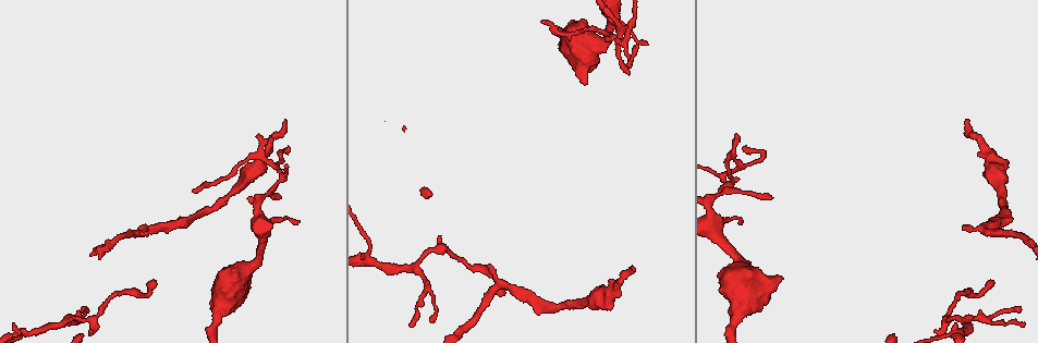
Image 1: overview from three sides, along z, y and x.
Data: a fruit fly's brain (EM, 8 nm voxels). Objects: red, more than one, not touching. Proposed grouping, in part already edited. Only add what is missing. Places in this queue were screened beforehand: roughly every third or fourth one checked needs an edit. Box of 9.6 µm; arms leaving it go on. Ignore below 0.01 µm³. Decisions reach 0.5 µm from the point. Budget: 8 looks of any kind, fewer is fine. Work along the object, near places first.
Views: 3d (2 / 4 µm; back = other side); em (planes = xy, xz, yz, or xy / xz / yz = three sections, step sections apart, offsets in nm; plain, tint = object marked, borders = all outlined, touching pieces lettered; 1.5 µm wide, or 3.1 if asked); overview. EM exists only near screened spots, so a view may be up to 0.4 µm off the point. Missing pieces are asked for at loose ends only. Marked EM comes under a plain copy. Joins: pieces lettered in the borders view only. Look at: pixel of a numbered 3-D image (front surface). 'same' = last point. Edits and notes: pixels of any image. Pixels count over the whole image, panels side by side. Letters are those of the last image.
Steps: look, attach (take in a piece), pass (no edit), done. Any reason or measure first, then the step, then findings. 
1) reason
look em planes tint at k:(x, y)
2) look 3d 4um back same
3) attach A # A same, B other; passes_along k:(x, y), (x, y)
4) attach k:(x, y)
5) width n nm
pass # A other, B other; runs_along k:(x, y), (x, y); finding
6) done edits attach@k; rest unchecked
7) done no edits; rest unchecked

thick end
look em planes borders at 1:(781, 279)

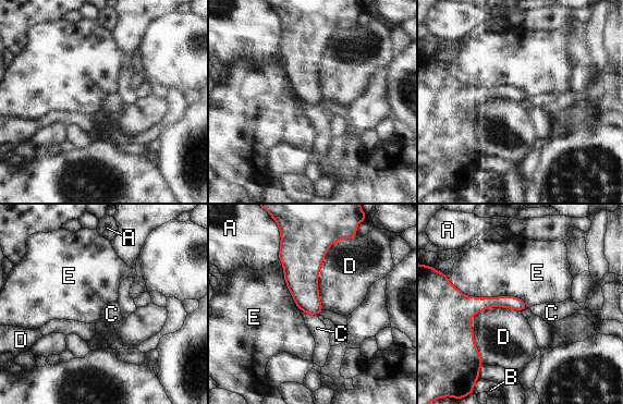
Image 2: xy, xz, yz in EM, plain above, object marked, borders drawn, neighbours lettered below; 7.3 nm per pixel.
pass # A other, B other, C other, D other, E other; border 2:(300, 308), (308, 314), (316, 315); no lettered piece goes on from it

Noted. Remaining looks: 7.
free end
look em planes borders at 1:(257, 136)

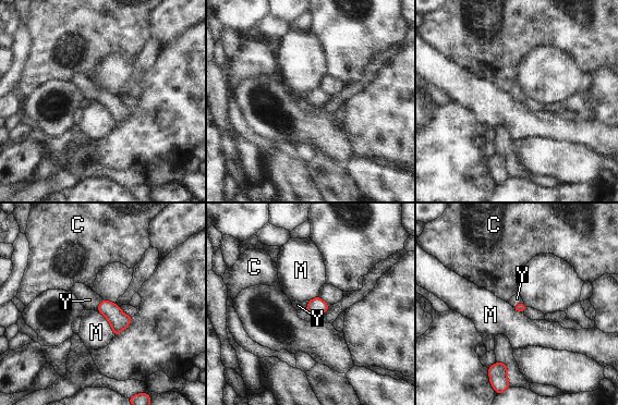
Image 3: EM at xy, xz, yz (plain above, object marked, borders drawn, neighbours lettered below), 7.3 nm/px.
attach Y # C other, M other, Y same; passes_along 3:(119, 321), (98, 305), (89, 299); the cell continues

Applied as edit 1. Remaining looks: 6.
branch stops here
look 3d 4um at 1:(633, 268)

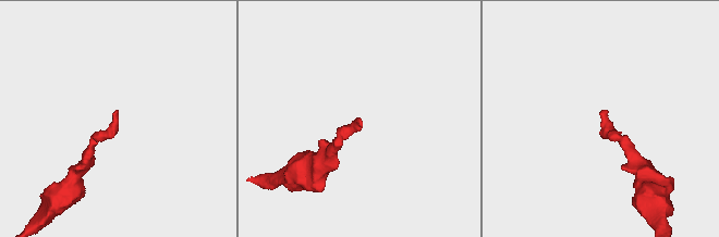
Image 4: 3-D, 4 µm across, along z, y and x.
now the EM
look em planes borders at 4:(601, 112)

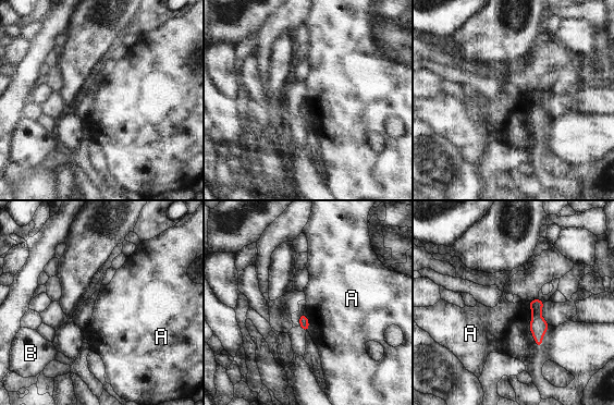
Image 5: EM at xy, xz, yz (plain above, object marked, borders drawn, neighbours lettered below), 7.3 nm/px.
longest_contact A 360 nm
pass # A other, B other; border 5:(528, 302), (530, 332), (539, 348); none of them fits

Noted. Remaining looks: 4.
done edits attach@3; rest unchecked

